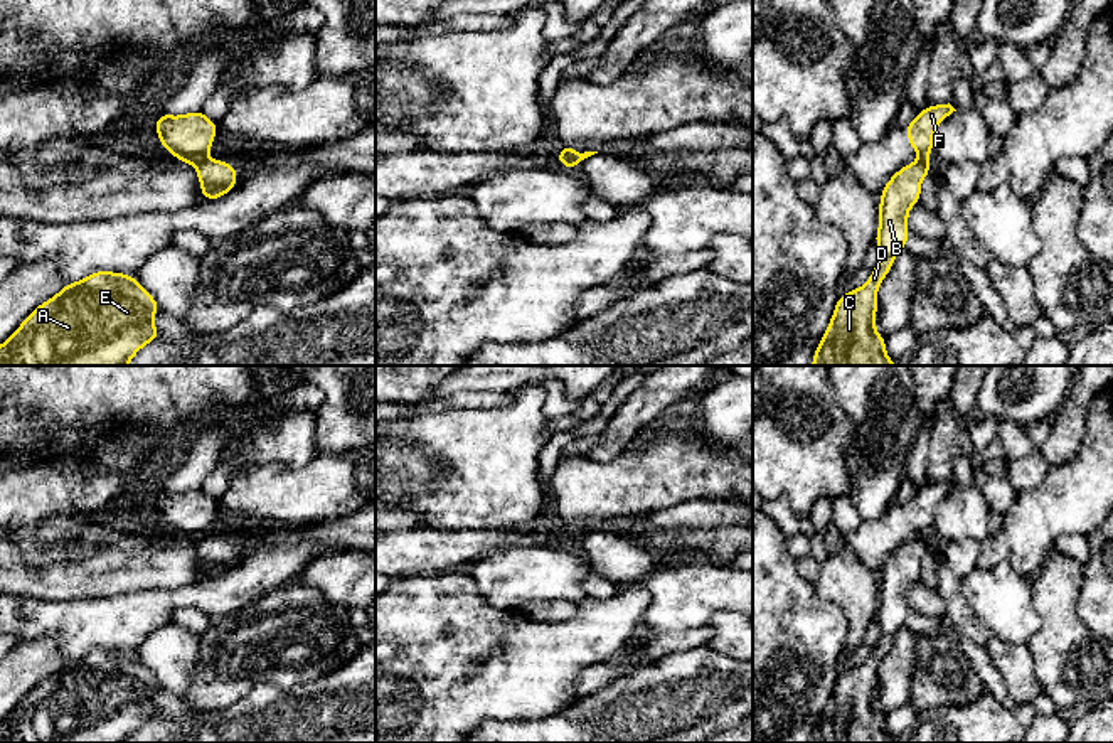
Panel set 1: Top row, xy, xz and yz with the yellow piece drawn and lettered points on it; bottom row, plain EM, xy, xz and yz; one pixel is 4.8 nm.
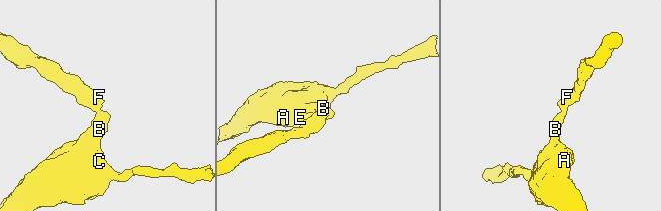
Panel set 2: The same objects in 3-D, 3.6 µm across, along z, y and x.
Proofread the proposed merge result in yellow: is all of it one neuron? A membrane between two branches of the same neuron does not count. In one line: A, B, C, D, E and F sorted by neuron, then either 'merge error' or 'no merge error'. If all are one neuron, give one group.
A B C D E / F; merge error

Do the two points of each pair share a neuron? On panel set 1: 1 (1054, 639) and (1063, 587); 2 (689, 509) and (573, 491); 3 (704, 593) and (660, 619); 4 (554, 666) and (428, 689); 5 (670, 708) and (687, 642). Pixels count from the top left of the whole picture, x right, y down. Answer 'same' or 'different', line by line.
1: same
2: different
3: same
4: same
5: different

